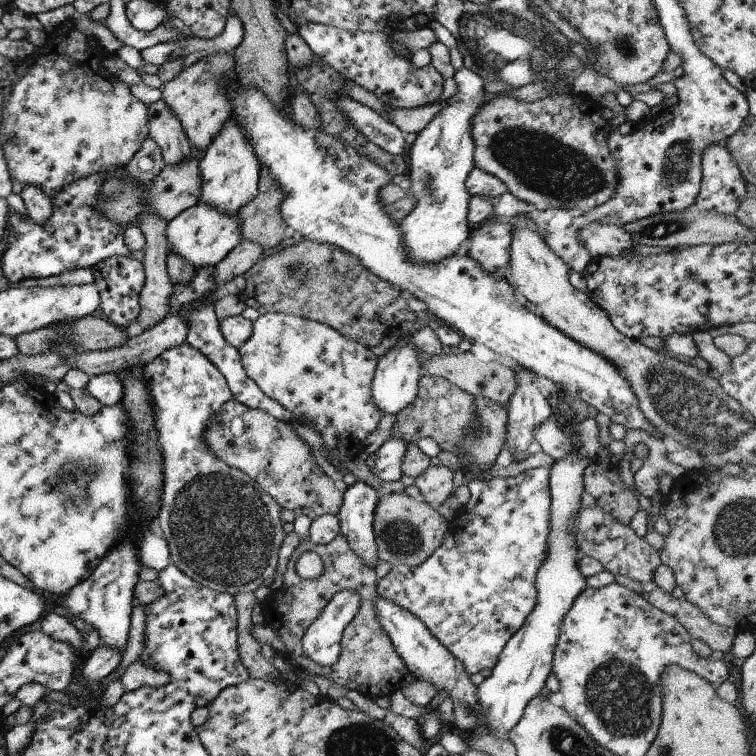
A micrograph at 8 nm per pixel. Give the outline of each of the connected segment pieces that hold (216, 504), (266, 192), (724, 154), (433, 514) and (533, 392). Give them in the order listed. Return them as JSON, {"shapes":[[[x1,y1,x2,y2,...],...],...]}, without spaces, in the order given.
{"shapes":[[[185,340,181,344,164,350,158,354,151,362,148,362,142,368,144,381,150,390,152,400,152,411,154,414,154,425,158,434,158,447,162,454,161,470,163,475,162,493,160,494,160,506,155,516,155,525,161,536,167,541,167,546,170,554,170,562,173,563,183,574,186,574,191,580,198,582,201,586,206,586,215,592,226,592,232,597,239,592,253,592,261,582,265,582,265,578,274,574,277,564,277,550,281,544,284,532,281,529,282,522,279,520,280,506,275,503,272,498,261,490,261,487,255,480,251,480,244,472,232,469,227,466,222,460,219,460,205,444,203,433,207,426,215,422,218,410,232,398,230,390,227,388,227,383,223,375,203,356,198,350,195,350]],[[261,167,255,196,246,205,240,206,237,212,243,241,254,242,263,250,269,250,281,242,286,226,280,215,282,200,280,186,268,168]],[[725,142,709,144,701,152,702,178,700,190,694,201,694,206,701,212,715,210,719,214,734,215,741,200,746,198,745,183,737,169,736,163,732,160,727,151]],[[389,493,378,498,372,529,379,562,388,562,391,568,399,565,417,567,442,544,447,522,425,501,417,501,402,493]],[[522,367,514,368,515,381,517,386,506,404,506,426,504,433,504,443,507,445,507,450,511,454,514,462,525,460,529,453,527,447,529,442,533,441,533,430,543,424,547,418,551,416,551,407,549,406,546,398,541,395,535,386,535,375,529,371,523,370]]]}

